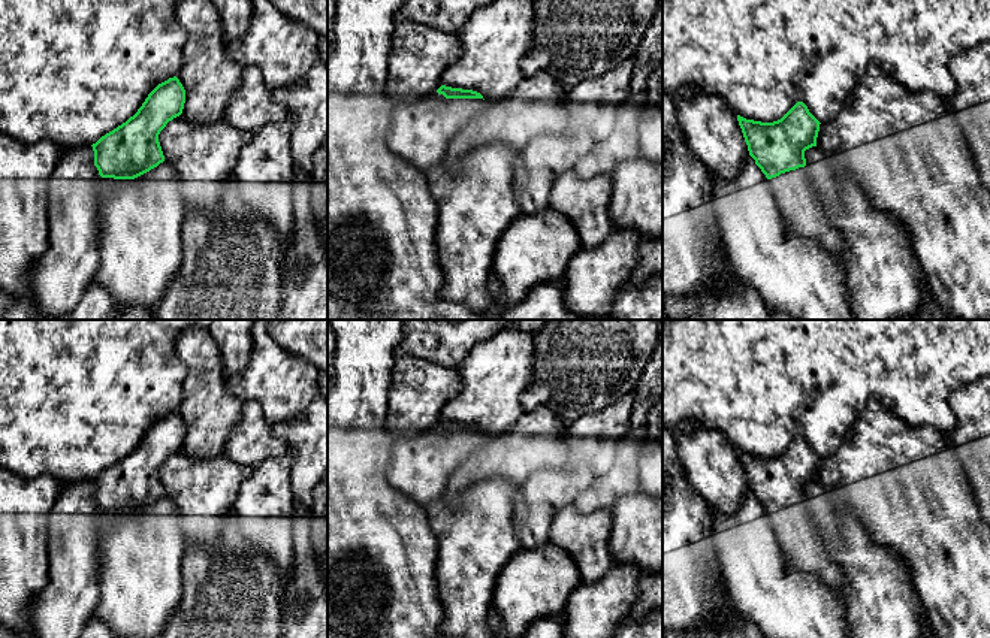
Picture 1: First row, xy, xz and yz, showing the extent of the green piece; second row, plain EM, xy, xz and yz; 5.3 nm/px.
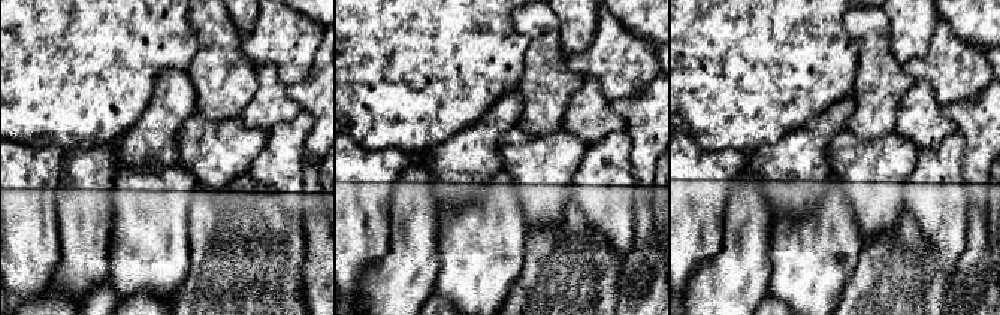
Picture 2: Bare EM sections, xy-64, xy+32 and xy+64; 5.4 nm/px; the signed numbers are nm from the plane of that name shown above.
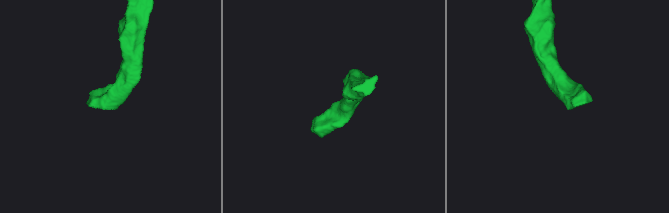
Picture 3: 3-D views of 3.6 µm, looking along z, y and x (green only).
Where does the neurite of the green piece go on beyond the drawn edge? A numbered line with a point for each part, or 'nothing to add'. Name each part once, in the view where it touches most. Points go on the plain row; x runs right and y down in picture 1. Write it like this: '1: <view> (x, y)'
1: xz (420, 466)

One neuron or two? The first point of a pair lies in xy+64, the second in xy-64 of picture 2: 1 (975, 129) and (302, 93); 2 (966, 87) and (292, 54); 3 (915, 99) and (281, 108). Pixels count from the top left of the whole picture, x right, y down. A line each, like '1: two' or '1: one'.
1: one
2: one
3: one

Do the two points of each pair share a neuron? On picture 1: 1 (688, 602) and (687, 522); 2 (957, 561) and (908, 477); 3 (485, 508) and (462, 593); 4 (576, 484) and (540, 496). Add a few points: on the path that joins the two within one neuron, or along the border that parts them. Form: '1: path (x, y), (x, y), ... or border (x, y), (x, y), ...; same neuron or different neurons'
1: path (681, 583), (681, 541); same neuron
2: path (942, 540), (912, 498); same neuron
3: path (480, 529), (467, 573); same neuron
4: path (567, 484), (549, 490); same neuron

